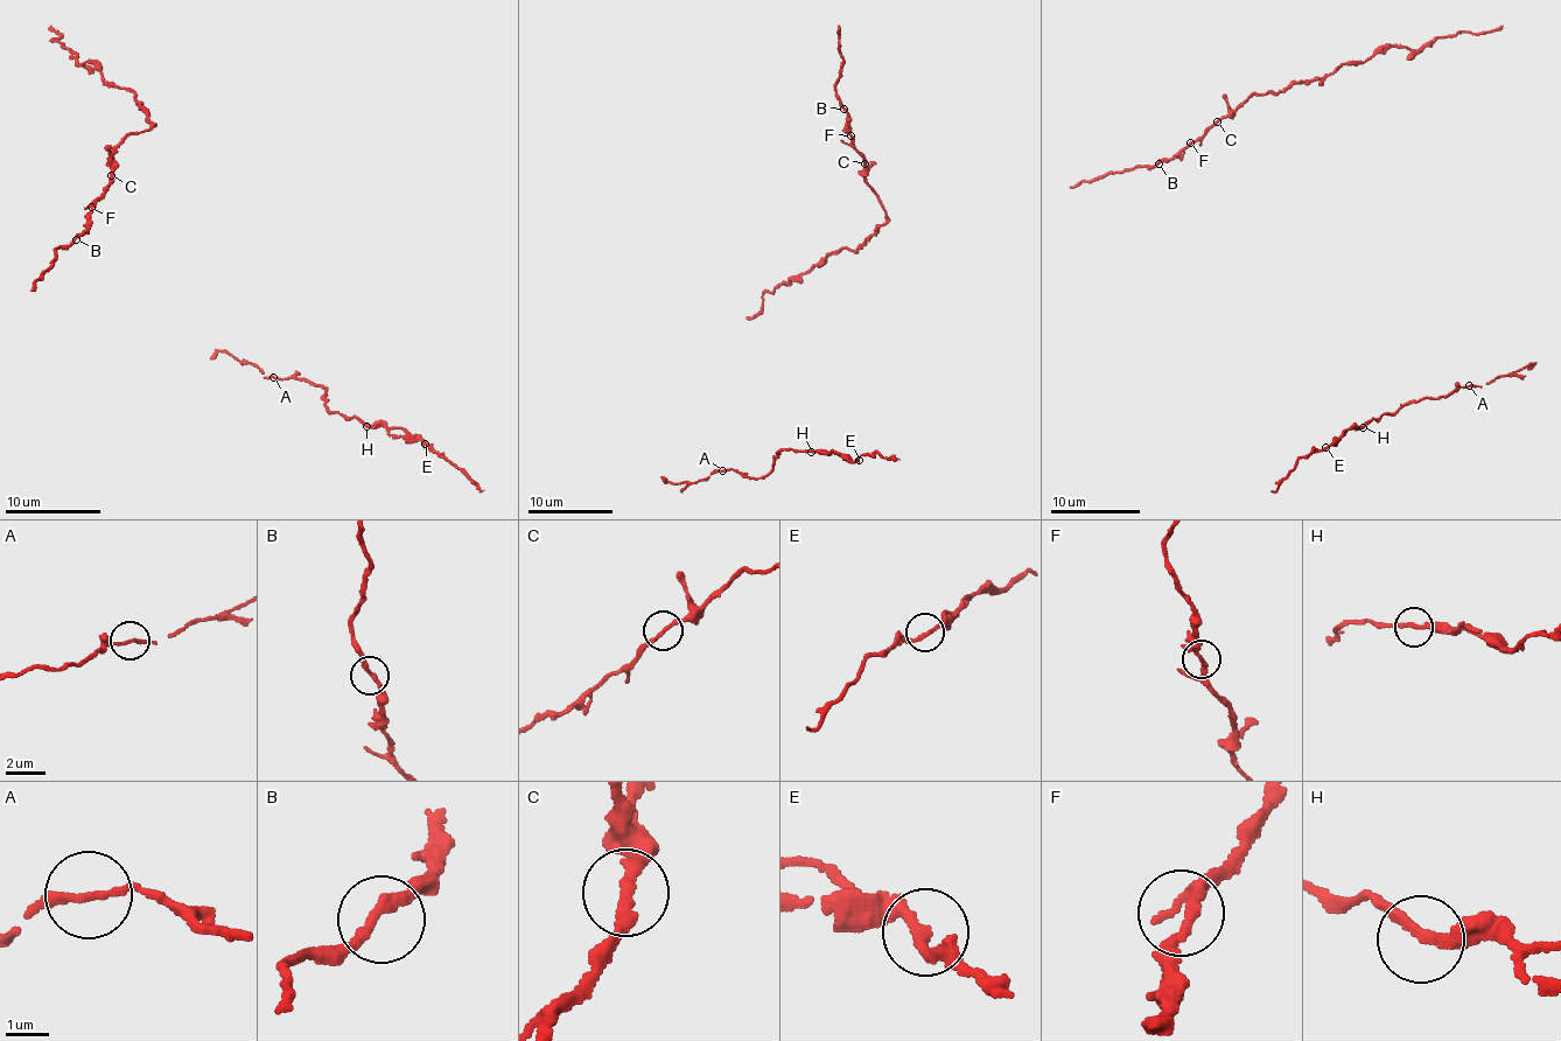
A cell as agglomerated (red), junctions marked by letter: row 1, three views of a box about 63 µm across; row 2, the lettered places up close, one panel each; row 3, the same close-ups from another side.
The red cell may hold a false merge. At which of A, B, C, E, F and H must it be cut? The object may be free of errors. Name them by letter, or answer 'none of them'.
none of them

